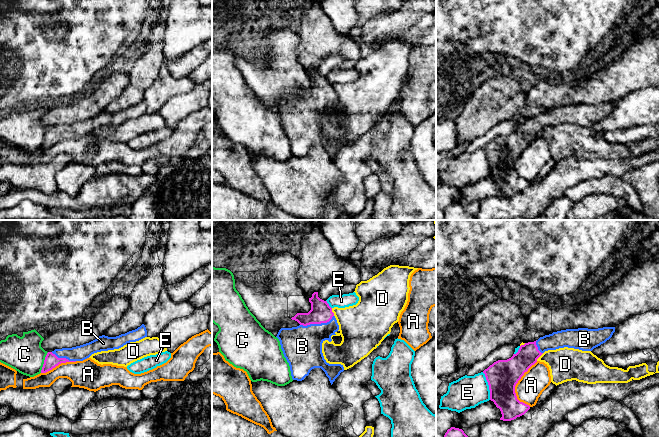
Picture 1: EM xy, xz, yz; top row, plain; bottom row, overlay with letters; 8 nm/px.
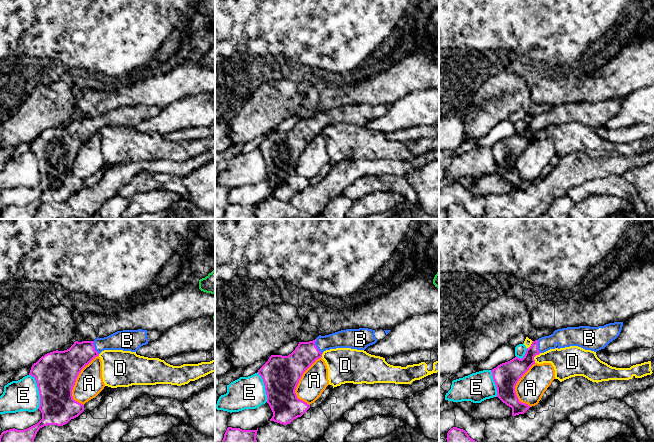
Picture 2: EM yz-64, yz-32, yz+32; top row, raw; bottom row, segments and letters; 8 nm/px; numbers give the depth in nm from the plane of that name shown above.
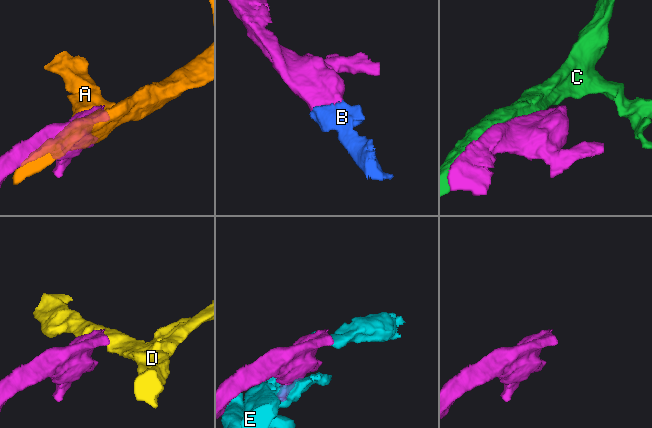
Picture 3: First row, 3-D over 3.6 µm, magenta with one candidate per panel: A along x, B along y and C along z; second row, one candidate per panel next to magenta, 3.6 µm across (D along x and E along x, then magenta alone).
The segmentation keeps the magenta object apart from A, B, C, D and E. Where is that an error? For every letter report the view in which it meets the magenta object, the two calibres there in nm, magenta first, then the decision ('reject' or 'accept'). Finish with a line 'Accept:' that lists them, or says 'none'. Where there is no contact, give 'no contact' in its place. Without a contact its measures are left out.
A: contact in yz; calibres 260 and 200 nm; reject
B: contact in xz; calibres 170 and 320 nm; accept
C: contact in xy; calibres 110 and 280 nm; reject
D: contact in xz; calibres 170 and 340 nm; reject
E: contact in yz; calibres 260 and 260 nm; reject
Accept: B

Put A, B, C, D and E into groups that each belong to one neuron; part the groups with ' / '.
A / B / C / D / E

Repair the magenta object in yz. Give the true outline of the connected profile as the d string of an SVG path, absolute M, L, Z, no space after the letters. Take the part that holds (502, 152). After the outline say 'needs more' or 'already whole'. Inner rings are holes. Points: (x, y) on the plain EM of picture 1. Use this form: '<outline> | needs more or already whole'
M615 103L598 105L566 105L540 113L537 117L521 121L518 128L507 136L498 136L483 147L490 166L490 176L500 185L500 196L511 197L524 191L530 182L520 178L515 162L537 135L548 126L574 124L592 127L609 116Z | needs more

